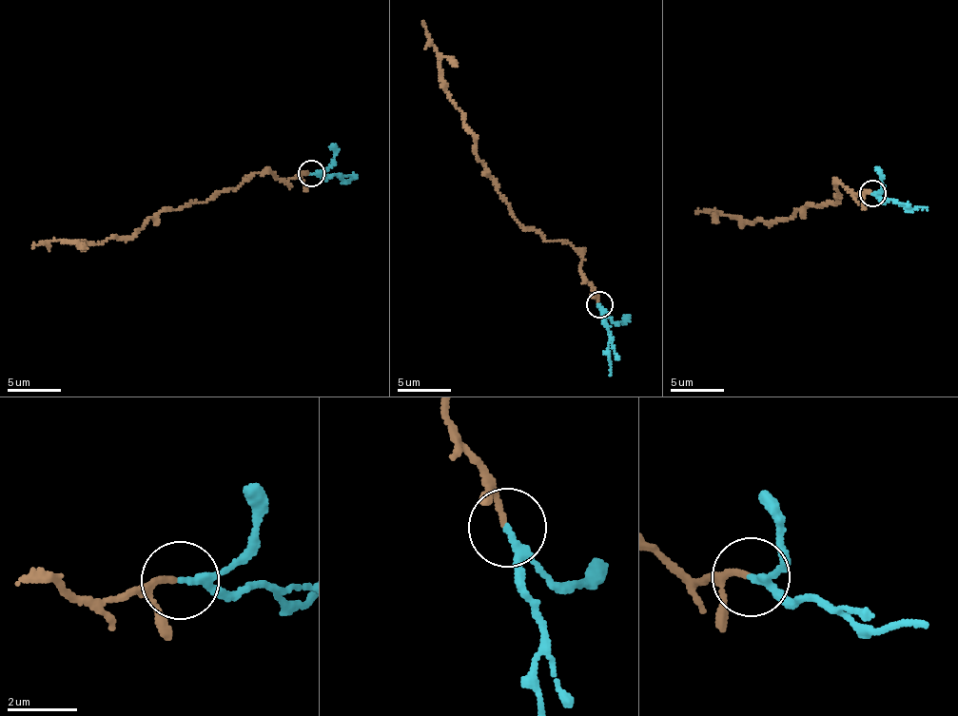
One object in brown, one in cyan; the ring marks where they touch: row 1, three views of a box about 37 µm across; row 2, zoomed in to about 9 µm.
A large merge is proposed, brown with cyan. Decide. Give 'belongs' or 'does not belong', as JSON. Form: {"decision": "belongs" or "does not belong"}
{"decision": "does not belong"}

